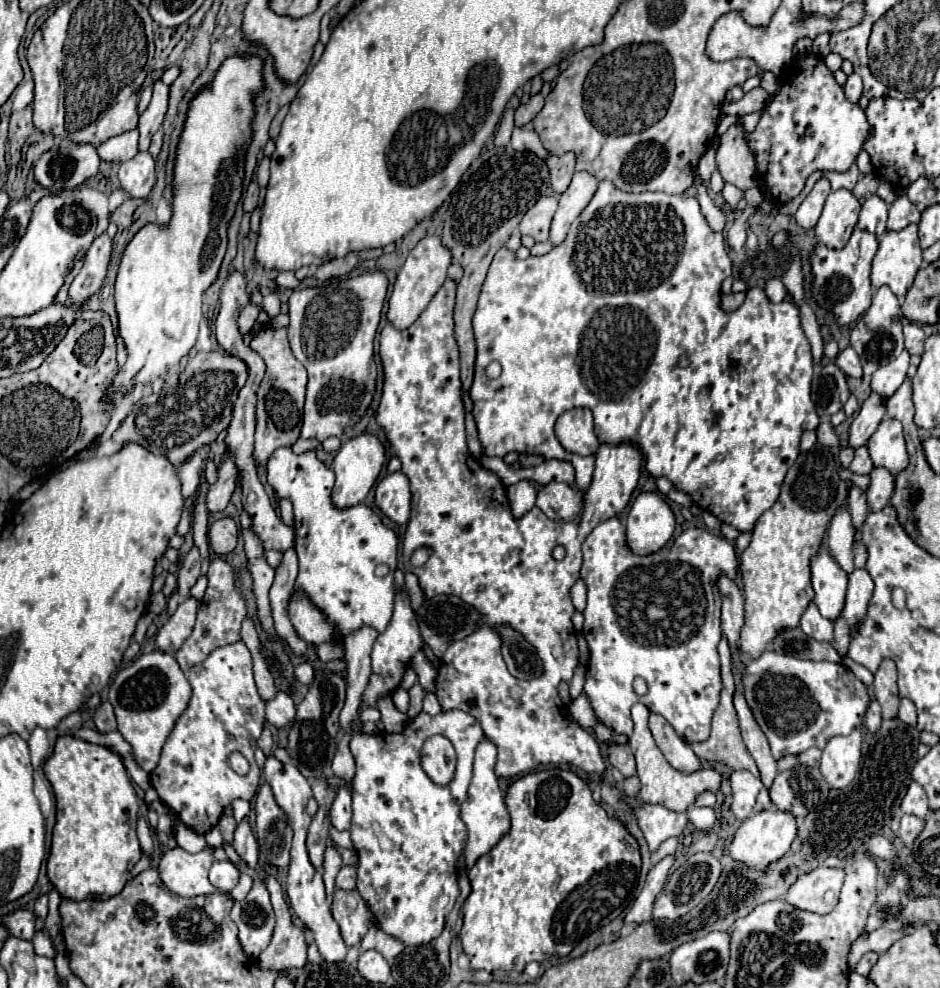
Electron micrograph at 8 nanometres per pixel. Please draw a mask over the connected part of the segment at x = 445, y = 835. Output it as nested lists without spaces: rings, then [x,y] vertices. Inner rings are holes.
[[[462,710],[442,712],[430,716],[420,712],[404,732],[400,734],[354,734],[350,742],[350,750],[356,760],[356,774],[350,782],[352,796],[352,842],[358,854],[358,882],[356,888],[368,908],[374,914],[376,924],[402,944],[426,944],[436,938],[446,918],[460,896],[458,880],[456,880],[456,860],[464,850],[466,842],[466,826],[460,818],[460,804],[466,800],[468,784],[472,780],[472,762],[474,750],[484,738],[484,732],[478,720]],[[434,734],[444,734],[458,756],[456,776],[448,786],[430,784],[430,778],[420,768],[420,748],[426,738]]]

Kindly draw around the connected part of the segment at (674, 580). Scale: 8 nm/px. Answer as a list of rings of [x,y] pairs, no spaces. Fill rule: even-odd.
[[[610,518],[602,524],[598,524],[588,538],[582,544],[582,570],[580,570],[580,578],[586,582],[588,588],[588,604],[584,610],[584,638],[588,642],[590,648],[590,660],[588,660],[588,672],[586,672],[586,684],[584,684],[584,694],[590,702],[590,706],[594,708],[596,716],[608,724],[610,728],[614,728],[618,734],[632,734],[632,718],[630,718],[630,708],[636,702],[642,702],[650,708],[650,712],[664,716],[670,726],[676,730],[678,736],[686,736],[690,742],[704,742],[710,736],[710,722],[712,722],[712,712],[718,706],[720,700],[720,690],[722,690],[722,680],[720,680],[720,660],[718,660],[718,642],[722,636],[722,628],[720,628],[720,602],[714,602],[714,588],[716,588],[716,578],[720,572],[726,572],[730,578],[736,576],[736,568],[738,568],[738,560],[734,554],[734,548],[724,540],[718,538],[702,528],[688,528],[684,530],[668,548],[660,550],[660,556],[636,556],[628,546],[626,546],[626,528],[618,518]],[[634,678],[644,678],[648,684],[648,692],[644,696],[638,696],[632,688],[632,680]]]

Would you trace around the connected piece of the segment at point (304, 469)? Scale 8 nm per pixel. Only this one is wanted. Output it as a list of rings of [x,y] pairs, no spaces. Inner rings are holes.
[[[278,448],[268,462],[268,484],[274,488],[278,498],[288,498],[294,504],[294,528],[296,528],[296,552],[300,560],[300,572],[296,578],[296,588],[302,588],[308,598],[326,614],[326,618],[336,626],[340,636],[358,630],[360,626],[372,626],[384,632],[394,610],[394,596],[398,588],[394,586],[394,570],[398,562],[398,538],[382,524],[378,514],[366,504],[358,504],[346,510],[338,510],[330,502],[330,492],[334,486],[334,472],[326,468],[314,452],[294,454],[290,448]],[[378,564],[390,568],[388,576],[376,578],[374,570]]]

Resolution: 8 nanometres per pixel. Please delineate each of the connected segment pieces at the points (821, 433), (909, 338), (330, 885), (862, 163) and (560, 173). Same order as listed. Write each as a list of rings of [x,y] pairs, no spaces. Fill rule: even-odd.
[[[822,422],[822,424],[818,426],[816,434],[818,434],[818,442],[820,442],[822,446],[838,446],[838,438],[836,438],[836,434],[834,434],[834,430],[832,430],[832,424]]]
[[[906,322],[904,324],[904,336],[906,336],[906,350],[910,354],[922,354],[924,350],[924,330],[920,324],[914,324],[914,322]]]
[[[328,846],[328,848],[326,848],[326,854],[324,854],[324,874],[322,874],[324,884],[326,884],[326,894],[328,894],[328,898],[332,898],[334,890],[336,890],[336,888],[334,888],[334,878],[336,878],[336,874],[338,874],[340,866],[342,866],[340,854],[338,854],[332,846]]]
[[[860,152],[860,156],[857,157],[855,164],[862,175],[873,174],[874,172],[874,167],[867,152]]]
[[[568,152],[568,154],[564,154],[564,156],[560,156],[552,162],[552,166],[550,166],[550,184],[552,184],[556,194],[562,194],[568,188],[568,184],[572,182],[574,164],[576,164],[574,152]]]

